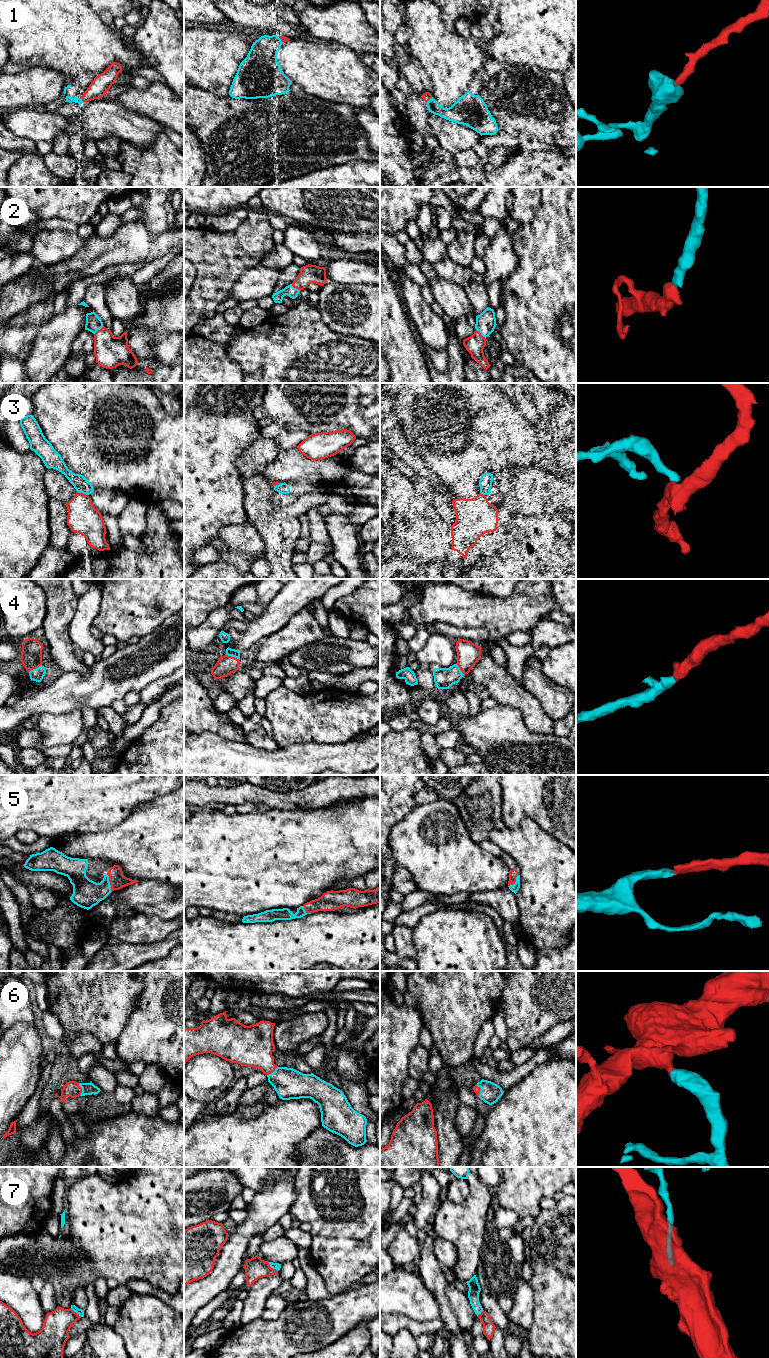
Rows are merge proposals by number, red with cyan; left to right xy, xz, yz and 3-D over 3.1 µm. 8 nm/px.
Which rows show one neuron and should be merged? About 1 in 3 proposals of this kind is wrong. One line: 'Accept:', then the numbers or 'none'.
Accept: 2, 4, 5, 6

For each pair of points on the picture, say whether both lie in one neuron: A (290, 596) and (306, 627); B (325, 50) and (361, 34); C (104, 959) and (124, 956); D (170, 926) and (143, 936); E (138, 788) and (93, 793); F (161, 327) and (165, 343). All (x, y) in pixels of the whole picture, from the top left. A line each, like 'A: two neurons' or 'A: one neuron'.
A: two neurons
B: two neurons
C: one neuron
D: one neuron
E: one neuron
F: two neurons

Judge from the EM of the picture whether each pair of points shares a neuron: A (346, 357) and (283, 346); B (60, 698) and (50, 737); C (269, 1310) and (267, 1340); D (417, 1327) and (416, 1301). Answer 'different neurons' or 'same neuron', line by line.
A: same neuron
B: different neurons
C: different neurons
D: different neurons

